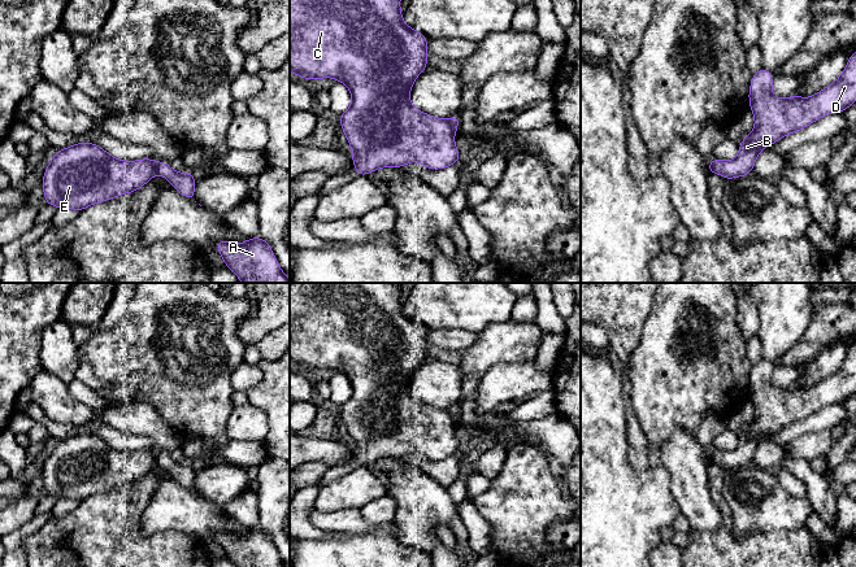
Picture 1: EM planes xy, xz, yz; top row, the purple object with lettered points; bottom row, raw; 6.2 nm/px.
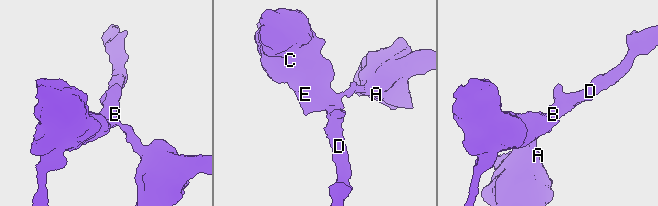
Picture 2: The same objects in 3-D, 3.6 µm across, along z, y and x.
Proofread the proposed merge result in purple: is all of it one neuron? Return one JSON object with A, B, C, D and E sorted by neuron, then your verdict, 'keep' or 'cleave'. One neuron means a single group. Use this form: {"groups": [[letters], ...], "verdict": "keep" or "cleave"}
{"groups": [["A"], ["B", "C", "D", "E"]], "verdict": "cleave"}

